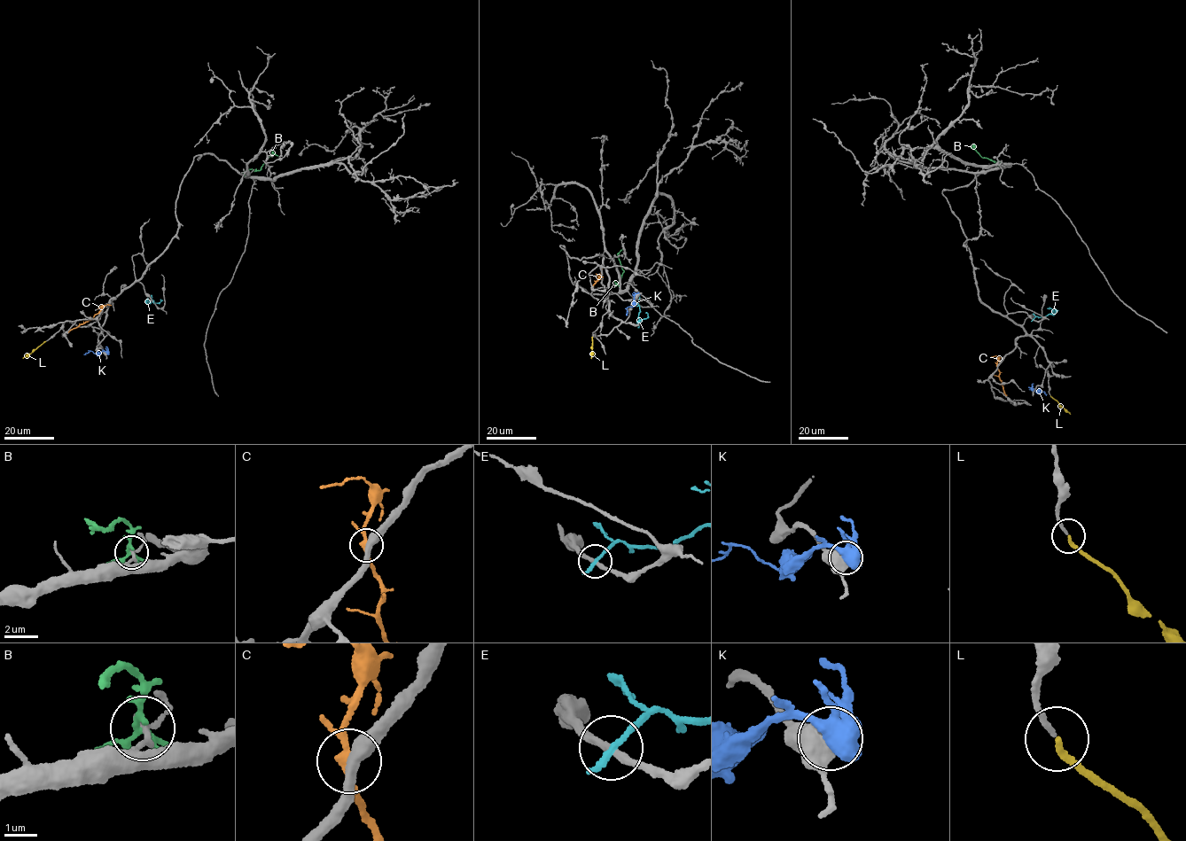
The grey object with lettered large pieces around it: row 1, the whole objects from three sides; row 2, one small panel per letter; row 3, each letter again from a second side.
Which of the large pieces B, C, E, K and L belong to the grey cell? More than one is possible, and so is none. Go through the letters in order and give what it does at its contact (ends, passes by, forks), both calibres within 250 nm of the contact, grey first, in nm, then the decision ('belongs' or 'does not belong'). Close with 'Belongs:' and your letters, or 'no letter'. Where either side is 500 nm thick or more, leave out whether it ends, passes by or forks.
B: it forks there; 150 nm thick on the grey side, 180 nm on the other; does not belong
C: it forks there; 420 nm thick on the grey side, 240 nm on the other; does not belong
E: it ends there; 200 nm thick on the grey side, 240 nm on the other; does not belong
K: 550 nm thick on the grey side, 440 nm on the other; does not belong
L: it ends there; 130 nm thick on the grey side, 190 nm on the other; belongs
Belongs: L

